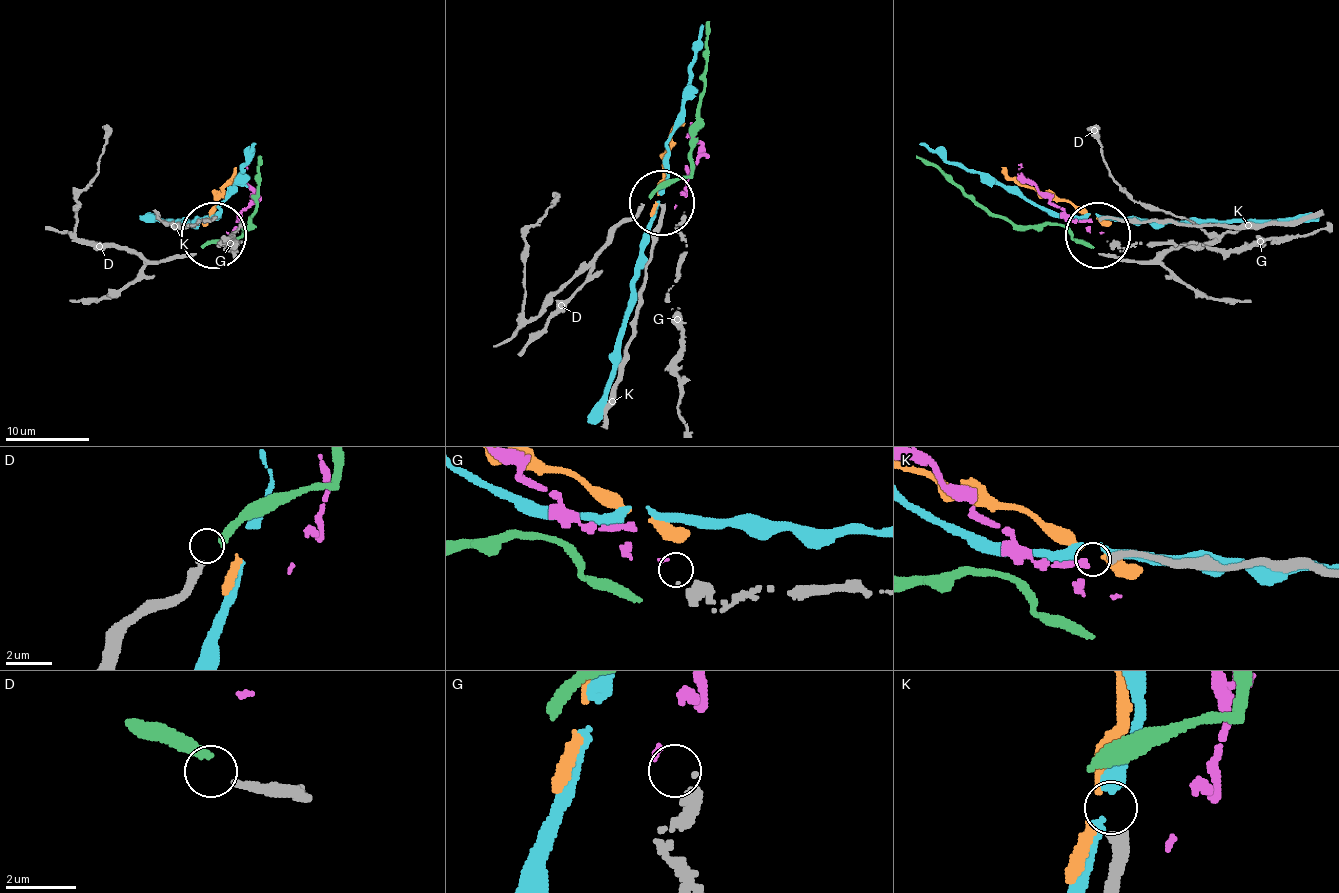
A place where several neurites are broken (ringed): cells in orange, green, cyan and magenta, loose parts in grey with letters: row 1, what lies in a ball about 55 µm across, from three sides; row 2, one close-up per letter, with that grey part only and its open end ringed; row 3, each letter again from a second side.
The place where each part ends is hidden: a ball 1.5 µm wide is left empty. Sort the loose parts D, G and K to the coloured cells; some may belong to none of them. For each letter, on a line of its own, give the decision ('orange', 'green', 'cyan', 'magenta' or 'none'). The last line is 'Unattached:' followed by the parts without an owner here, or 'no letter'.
D: green
G: magenta
K: none
Unattached: K

